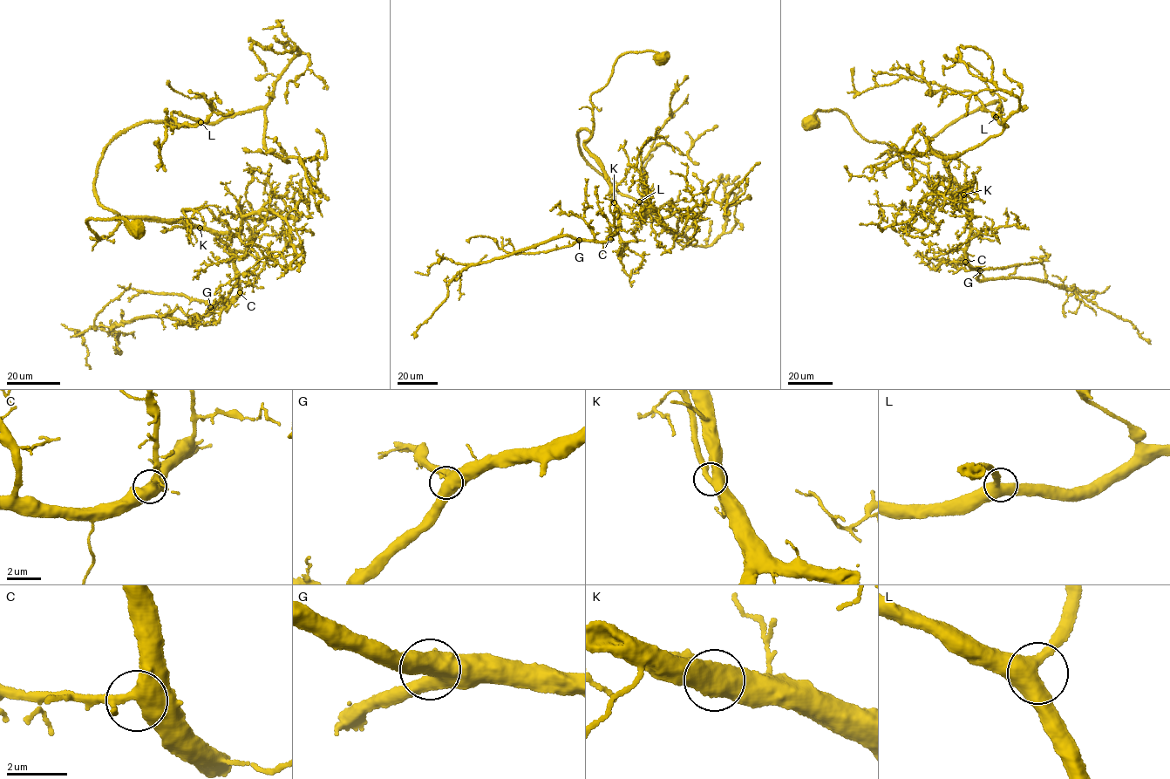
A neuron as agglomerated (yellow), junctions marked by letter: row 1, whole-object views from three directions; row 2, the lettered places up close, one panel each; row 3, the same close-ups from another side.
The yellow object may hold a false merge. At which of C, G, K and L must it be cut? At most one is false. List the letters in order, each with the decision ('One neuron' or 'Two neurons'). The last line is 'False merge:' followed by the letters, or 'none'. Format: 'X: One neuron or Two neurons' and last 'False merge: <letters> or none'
C: One neuron
G: One neuron
K: One neuron
L: One neuron
False merge: none

